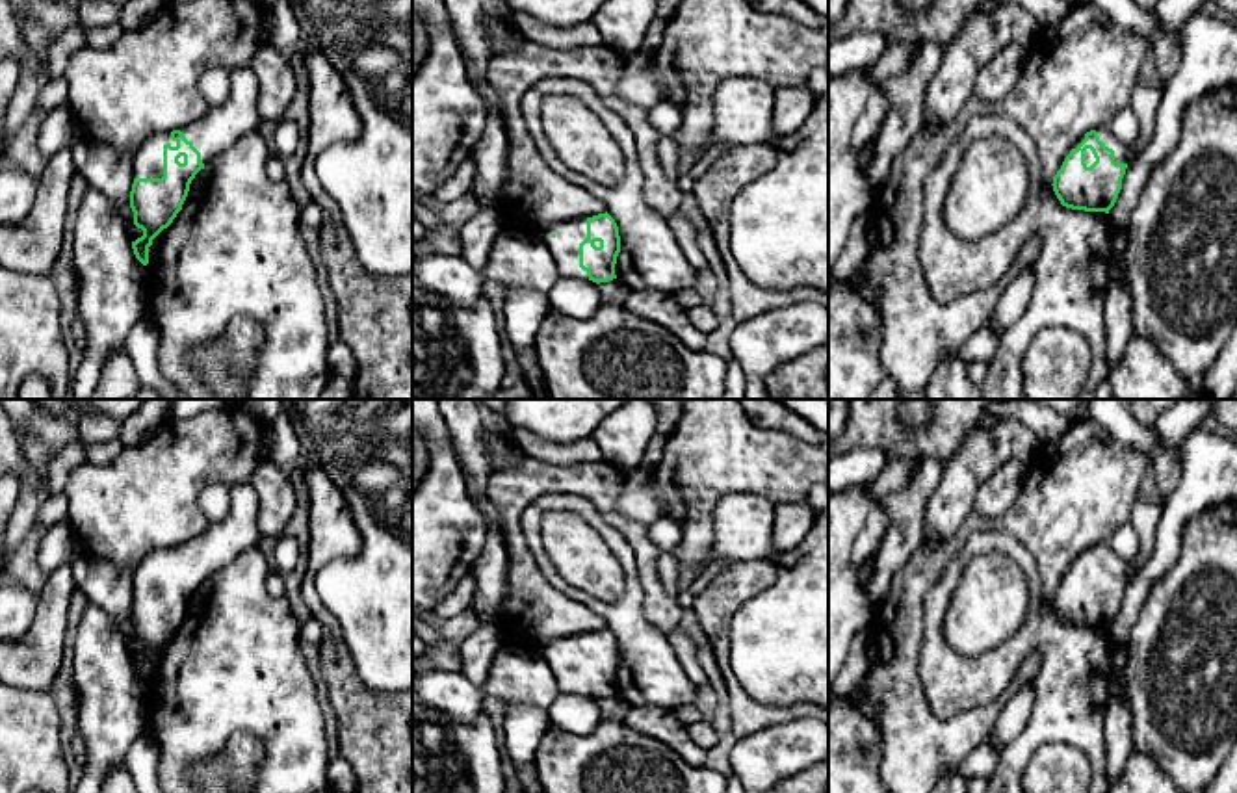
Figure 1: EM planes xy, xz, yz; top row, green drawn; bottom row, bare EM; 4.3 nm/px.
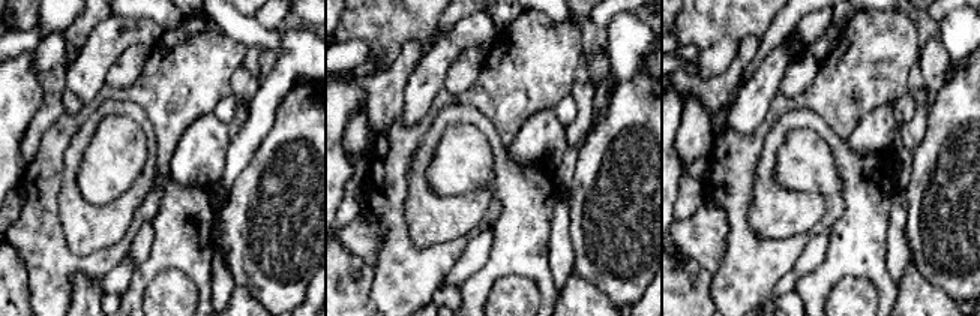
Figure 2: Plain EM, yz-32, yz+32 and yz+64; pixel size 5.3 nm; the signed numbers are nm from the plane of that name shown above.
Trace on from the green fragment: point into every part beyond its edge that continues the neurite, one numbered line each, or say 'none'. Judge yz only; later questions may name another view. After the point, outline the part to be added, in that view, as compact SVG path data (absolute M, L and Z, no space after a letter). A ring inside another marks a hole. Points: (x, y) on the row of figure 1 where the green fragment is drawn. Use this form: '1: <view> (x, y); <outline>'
1: yz (1122, 153); M1096 128L1100 141L1114 150L1116 163L1131 163L1131 149L1127 143L1118 141L1109 128Z

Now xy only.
1: xy (149, 156); M171 132L160 134L156 139L141 143L134 156L132 176L134 178L162 178L163 176L163 145L176 147L171 139Z

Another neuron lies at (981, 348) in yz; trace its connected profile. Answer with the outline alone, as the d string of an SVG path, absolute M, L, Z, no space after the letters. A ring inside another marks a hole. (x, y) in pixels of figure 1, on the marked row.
M984 323L960 349L962 360L966 364L984 362L990 366L999 345L999 336L999 332Z

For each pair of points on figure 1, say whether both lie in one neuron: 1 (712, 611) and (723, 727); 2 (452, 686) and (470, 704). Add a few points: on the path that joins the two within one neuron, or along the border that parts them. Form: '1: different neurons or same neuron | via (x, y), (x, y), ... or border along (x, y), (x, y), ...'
1: different neurons | border along (697, 619), (730, 699)
2: same neuron | via (455, 689), (467, 701)

